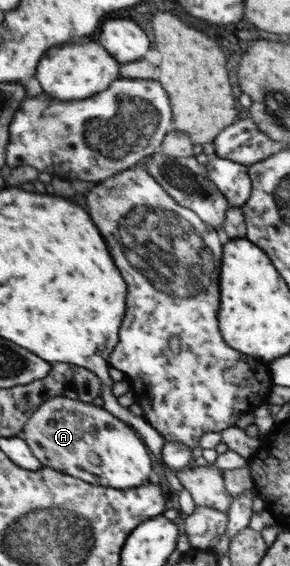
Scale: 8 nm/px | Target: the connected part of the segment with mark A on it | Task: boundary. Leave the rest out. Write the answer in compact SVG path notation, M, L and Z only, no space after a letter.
M63 396L51 398L29 418L23 436L44 467L92 485L115 489L137 488L150 481L151 473L157 473L149 449L135 429L105 411L103 406Z

